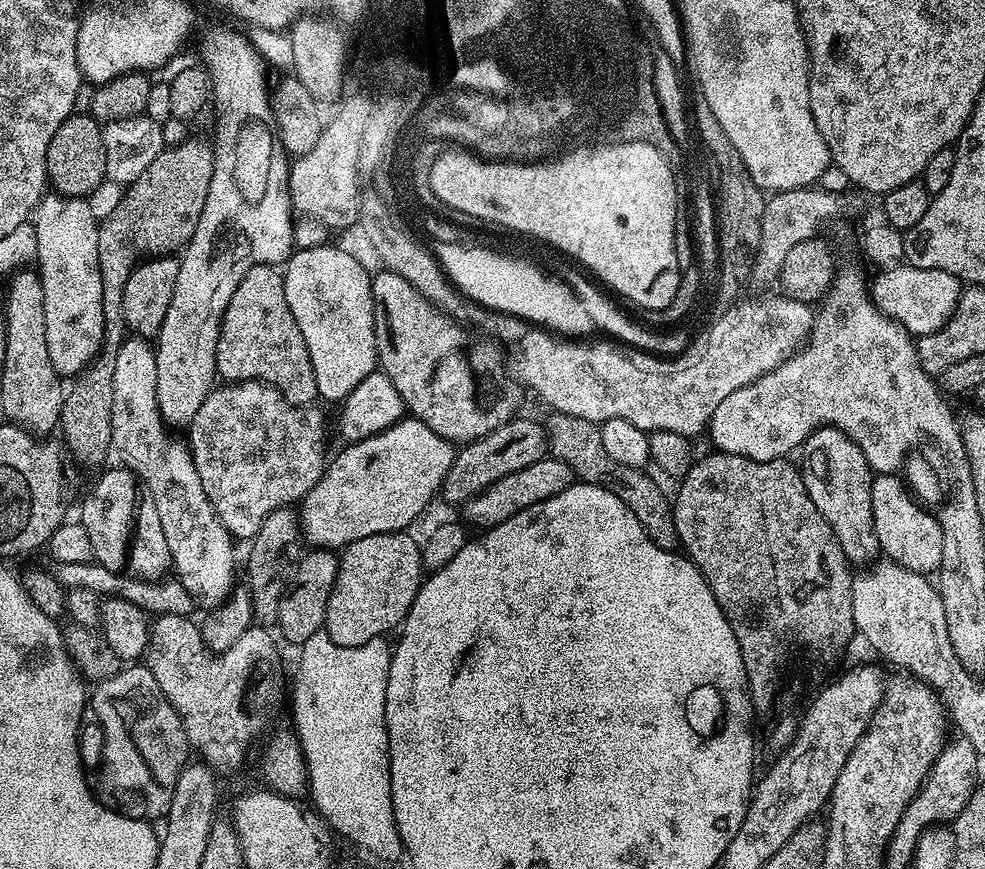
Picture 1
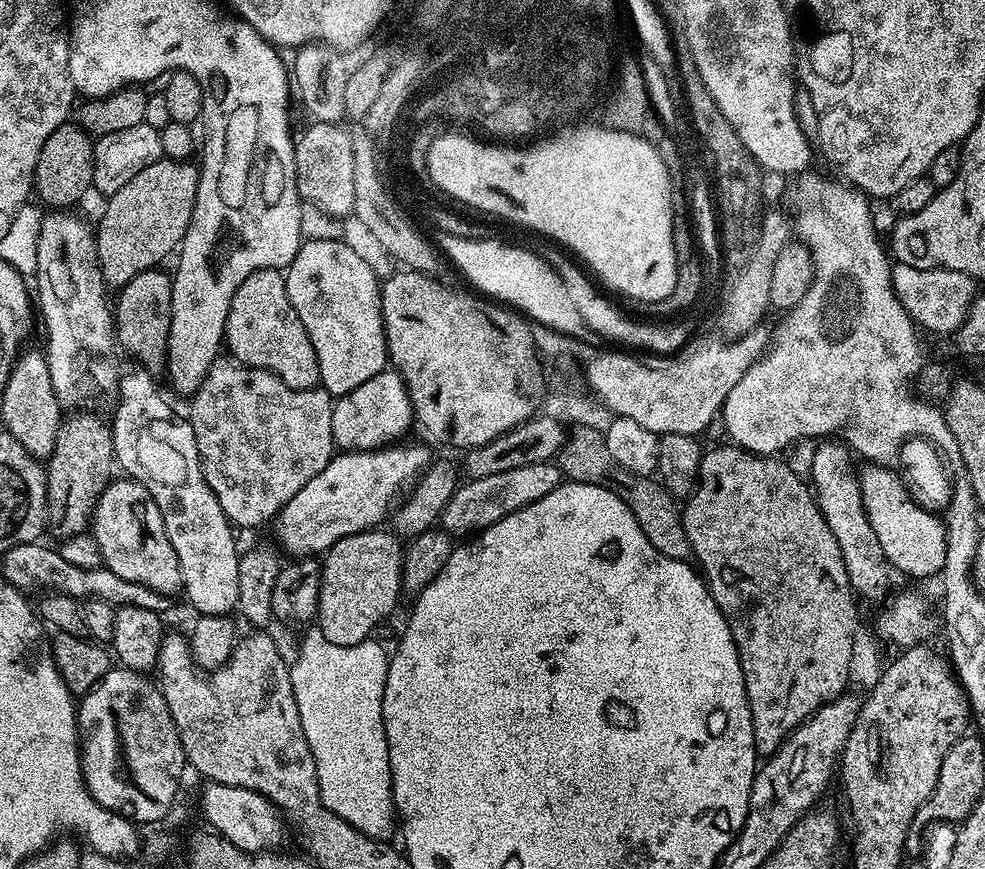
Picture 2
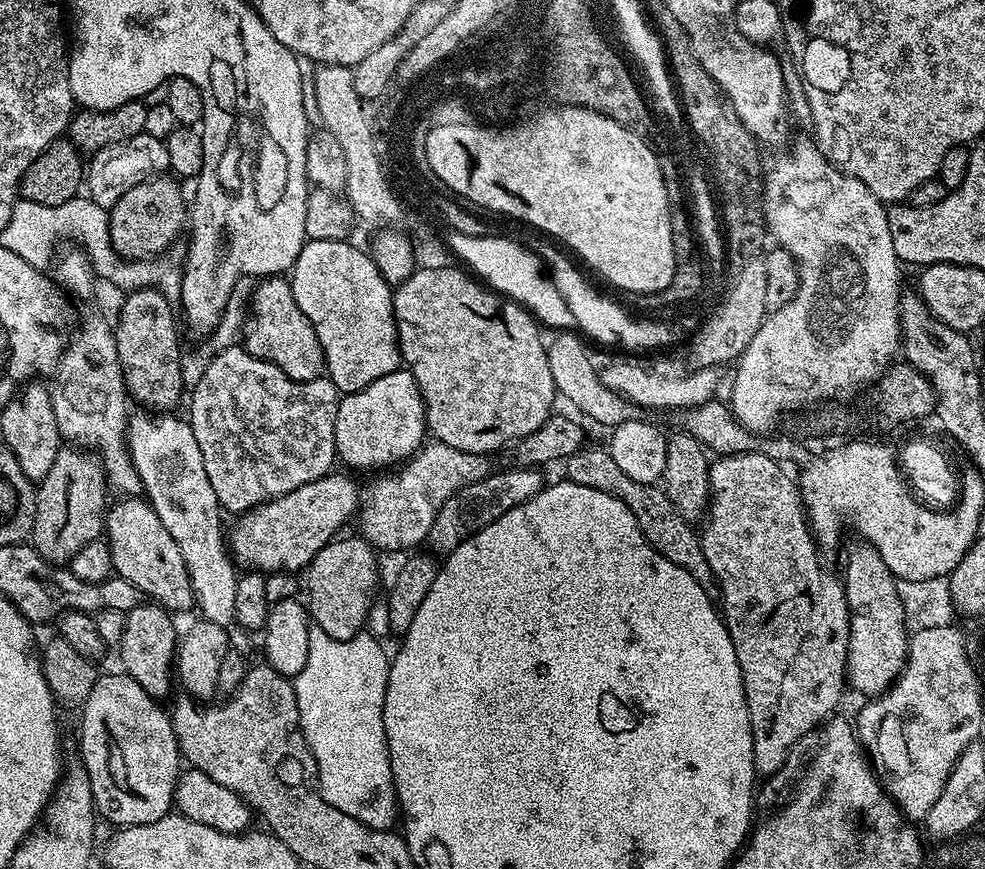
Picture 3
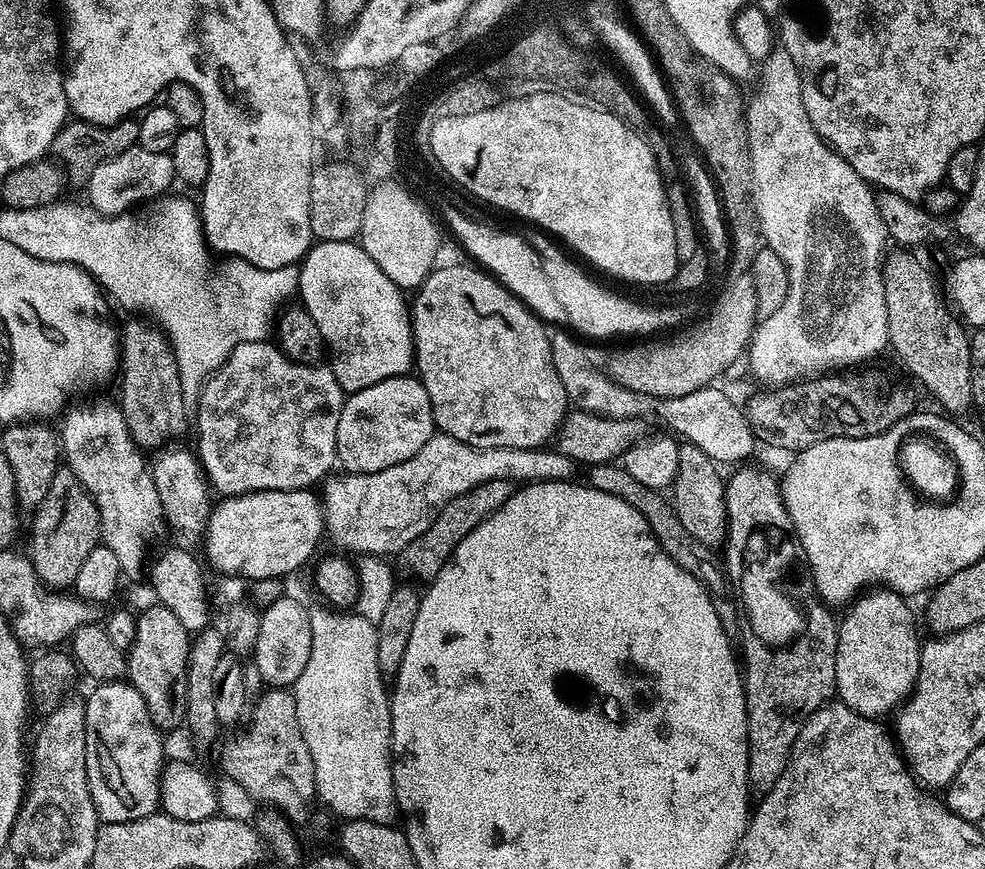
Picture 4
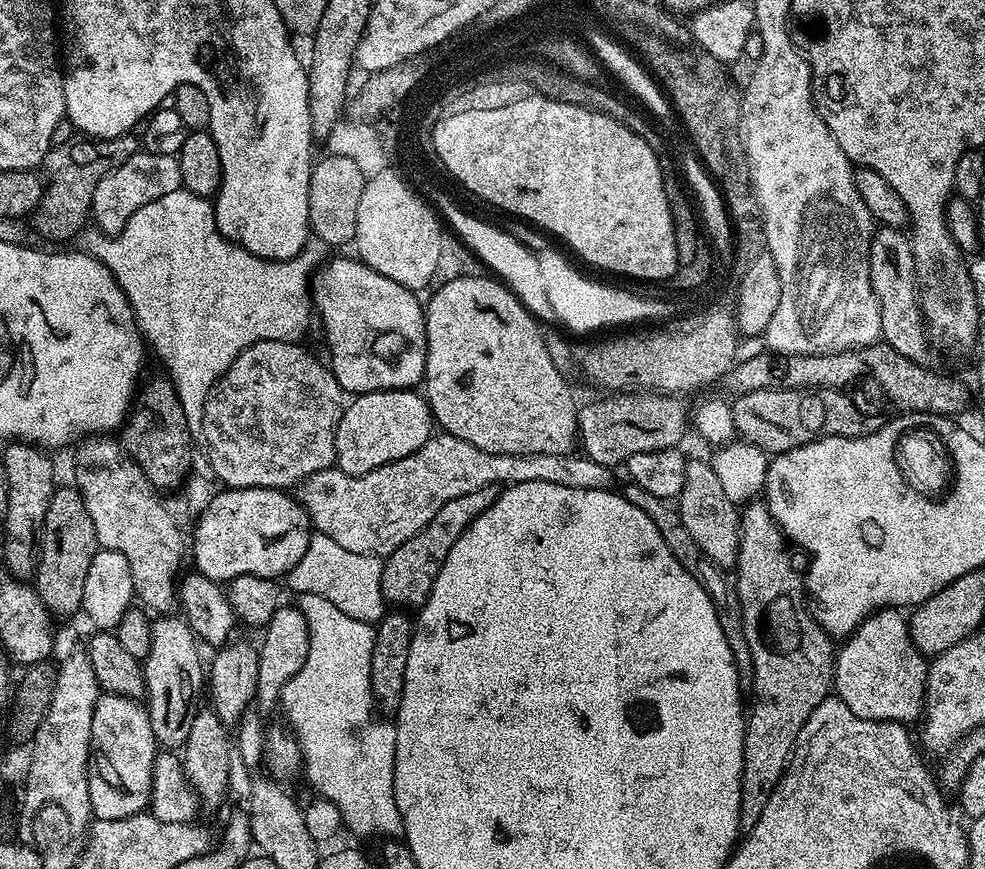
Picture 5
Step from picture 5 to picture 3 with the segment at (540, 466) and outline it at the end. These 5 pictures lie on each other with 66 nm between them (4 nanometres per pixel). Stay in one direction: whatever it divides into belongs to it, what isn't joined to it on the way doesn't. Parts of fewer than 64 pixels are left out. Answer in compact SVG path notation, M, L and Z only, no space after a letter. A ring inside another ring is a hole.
M439 442L425 443L407 462L401 463L387 474L377 475L380 477L369 488L363 489L358 509L358 521L364 527L362 536L374 549L385 548L388 552L407 553L423 545L430 534L430 526L434 526L434 518L438 518L438 510L442 510L446 503L446 498L486 478L490 471L488 460L487 455L454 450L454 446Z

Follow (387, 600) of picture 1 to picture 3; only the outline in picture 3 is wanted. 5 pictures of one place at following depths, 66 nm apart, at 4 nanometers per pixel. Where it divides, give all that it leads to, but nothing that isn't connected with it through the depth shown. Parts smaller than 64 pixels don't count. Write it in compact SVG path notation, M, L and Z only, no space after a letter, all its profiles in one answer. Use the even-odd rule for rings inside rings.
M340 536L328 543L314 556L304 572L309 615L318 628L336 641L348 641L359 635L376 600L374 594L378 586L377 553L364 537L356 536Z

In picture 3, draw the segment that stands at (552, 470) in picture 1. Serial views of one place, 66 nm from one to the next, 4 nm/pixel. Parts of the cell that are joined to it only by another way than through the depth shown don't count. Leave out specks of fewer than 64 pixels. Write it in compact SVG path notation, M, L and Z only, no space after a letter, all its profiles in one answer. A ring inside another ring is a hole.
M511 466L505 472L489 471L486 478L458 490L450 498L446 498L446 503L442 510L438 510L438 518L434 518L434 526L430 526L430 534L426 541L427 547L431 549L437 557L449 556L455 548L466 538L470 538L478 530L490 526L506 510L514 510L514 506L522 506L534 494L541 492L546 486L543 471L537 470L532 466Z

